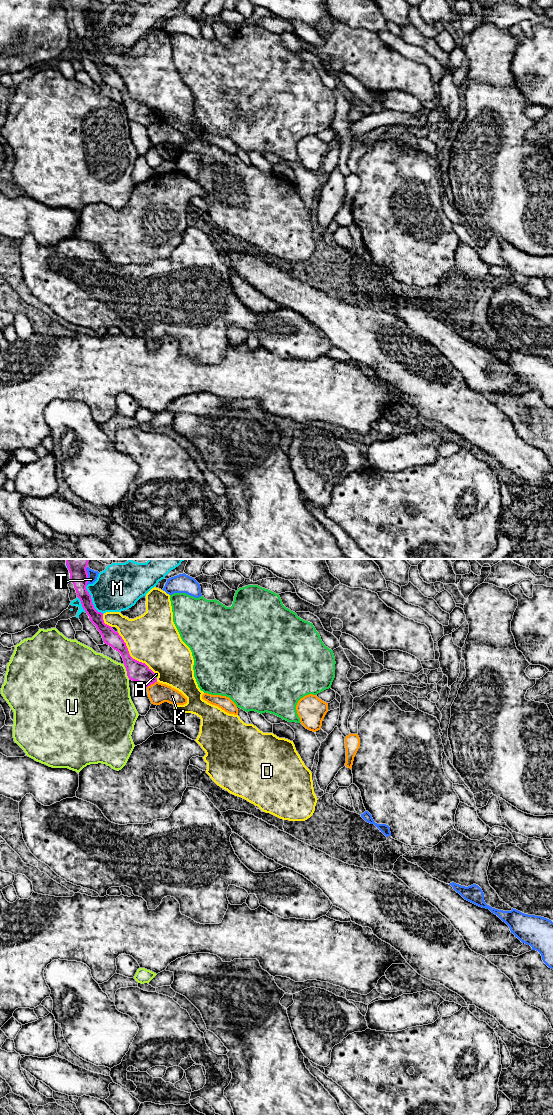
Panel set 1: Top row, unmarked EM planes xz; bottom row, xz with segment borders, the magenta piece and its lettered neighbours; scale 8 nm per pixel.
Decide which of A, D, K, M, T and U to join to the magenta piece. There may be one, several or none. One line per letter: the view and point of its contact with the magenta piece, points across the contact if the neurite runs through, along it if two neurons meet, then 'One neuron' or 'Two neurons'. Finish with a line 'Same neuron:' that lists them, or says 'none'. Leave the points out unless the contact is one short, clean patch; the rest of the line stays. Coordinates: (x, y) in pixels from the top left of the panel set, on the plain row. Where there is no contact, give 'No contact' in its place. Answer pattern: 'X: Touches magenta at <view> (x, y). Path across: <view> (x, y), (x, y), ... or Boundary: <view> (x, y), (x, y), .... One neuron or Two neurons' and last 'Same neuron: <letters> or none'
A: Touches magenta at xz (155, 116). Two neurons
D: Touches magenta at xz (130, 96). Two neurons
K: Touches magenta at xz (151, 123). Boundary: xz (156, 121), (147, 127). Two neurons
M: Touches magenta at xz (91, 41). Boundary: xz (86, 25), (86, 30), (90, 35), (93, 46), (103, 53). Two neurons
T: Touches magenta at xz (87, 16). Two neurons
U: Touches magenta at xz (127, 112). Two neurons
Same neuron: none

